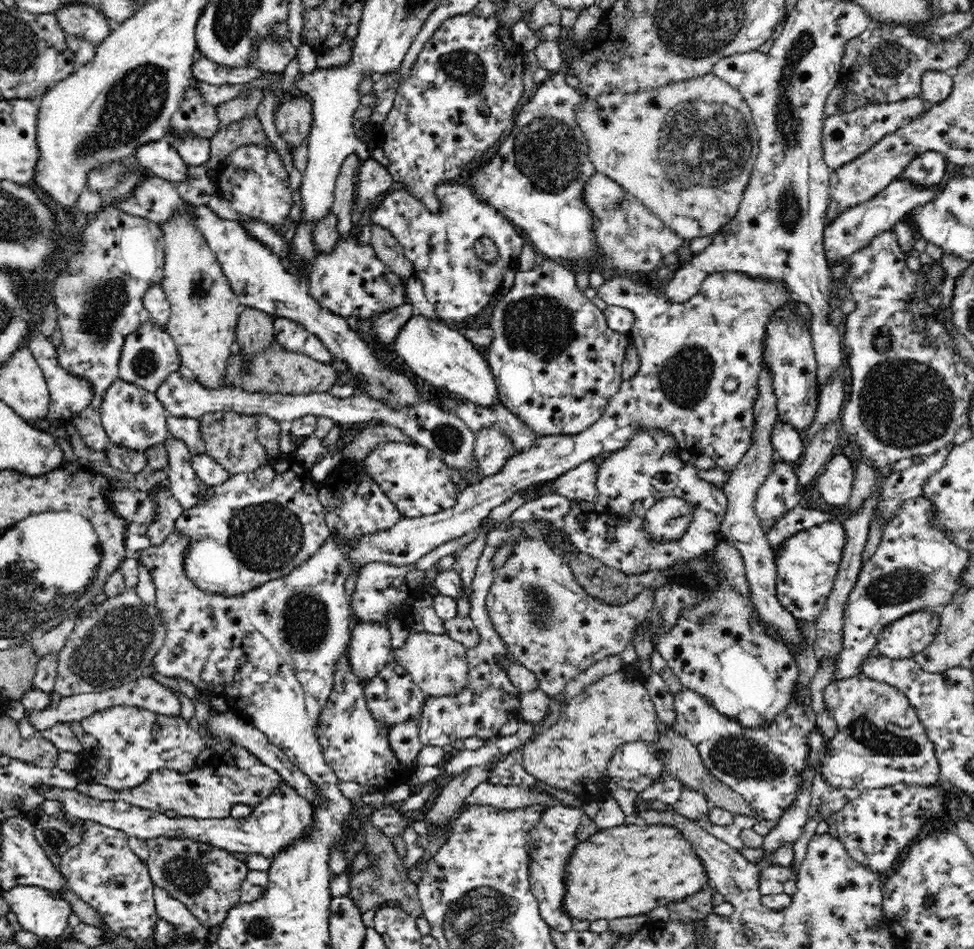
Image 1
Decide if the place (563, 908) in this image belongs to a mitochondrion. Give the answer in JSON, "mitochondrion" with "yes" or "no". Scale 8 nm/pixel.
{"mitochondrion":"no"}

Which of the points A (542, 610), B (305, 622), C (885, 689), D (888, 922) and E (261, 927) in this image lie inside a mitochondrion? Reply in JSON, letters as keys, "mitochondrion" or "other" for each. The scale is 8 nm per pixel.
{"A":"mitochondrion","B":"mitochondrion","C":"other","D":"other","E":"mitochondrion"}

